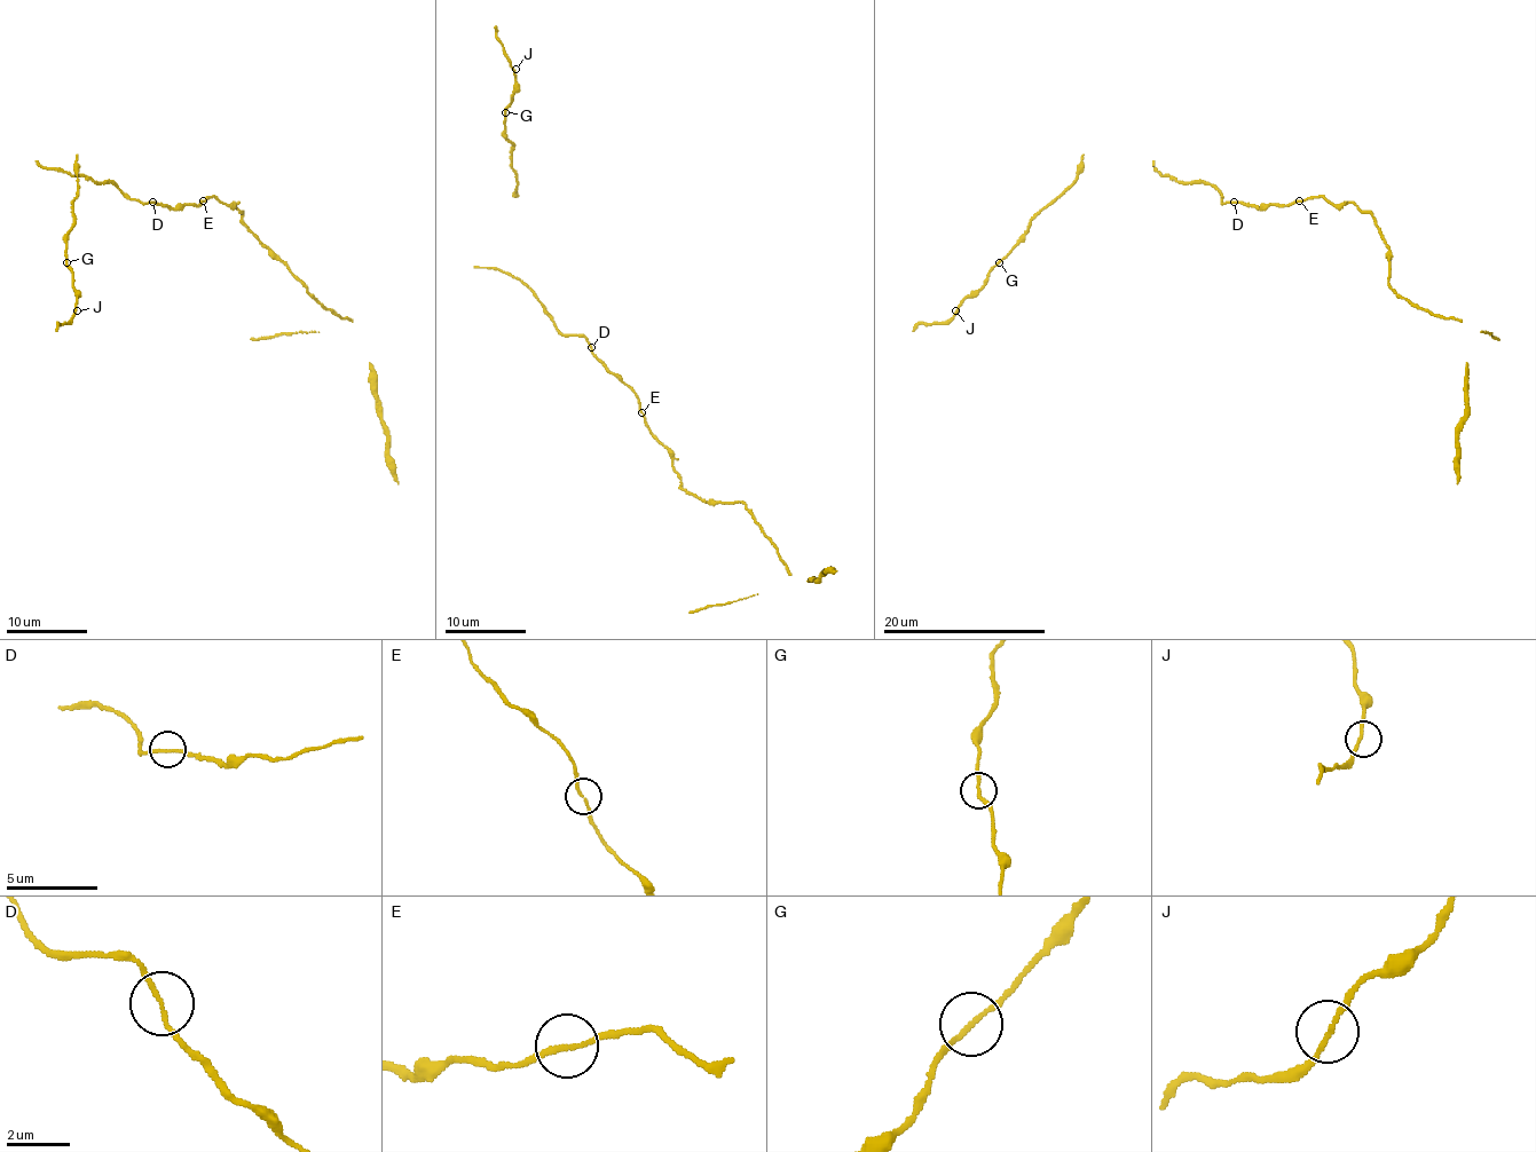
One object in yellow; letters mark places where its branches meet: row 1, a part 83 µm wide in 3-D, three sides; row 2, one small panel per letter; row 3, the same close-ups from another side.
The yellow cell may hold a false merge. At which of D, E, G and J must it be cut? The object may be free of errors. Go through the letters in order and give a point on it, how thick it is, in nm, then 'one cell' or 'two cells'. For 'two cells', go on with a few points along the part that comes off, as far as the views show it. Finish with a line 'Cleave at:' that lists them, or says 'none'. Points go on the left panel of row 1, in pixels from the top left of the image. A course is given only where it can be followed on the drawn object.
D: (152, 202) | 140 nm | one cell
E: (203, 200) | 140 nm | one cell
G: (67, 262) | 150 nm | one cell
J: (77, 310) | 150 nm | one cell
Cleave at: none

